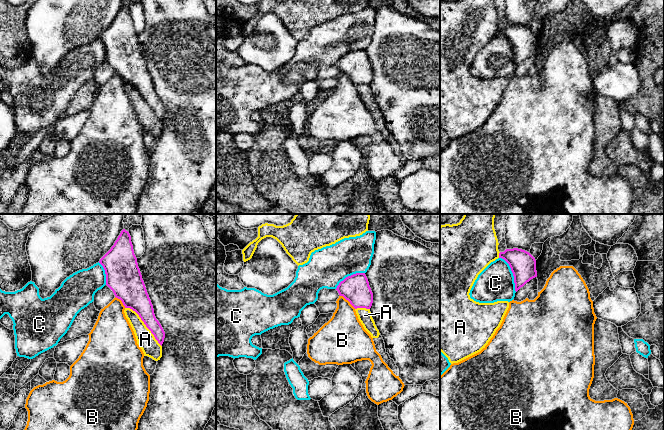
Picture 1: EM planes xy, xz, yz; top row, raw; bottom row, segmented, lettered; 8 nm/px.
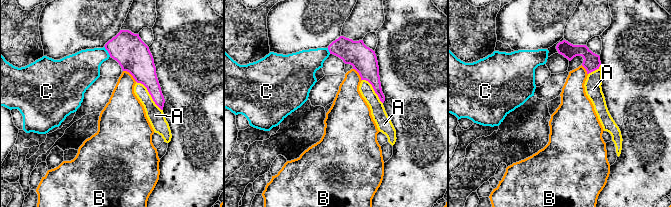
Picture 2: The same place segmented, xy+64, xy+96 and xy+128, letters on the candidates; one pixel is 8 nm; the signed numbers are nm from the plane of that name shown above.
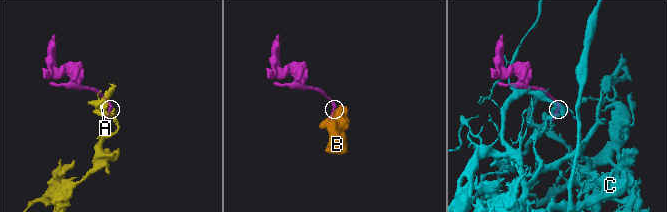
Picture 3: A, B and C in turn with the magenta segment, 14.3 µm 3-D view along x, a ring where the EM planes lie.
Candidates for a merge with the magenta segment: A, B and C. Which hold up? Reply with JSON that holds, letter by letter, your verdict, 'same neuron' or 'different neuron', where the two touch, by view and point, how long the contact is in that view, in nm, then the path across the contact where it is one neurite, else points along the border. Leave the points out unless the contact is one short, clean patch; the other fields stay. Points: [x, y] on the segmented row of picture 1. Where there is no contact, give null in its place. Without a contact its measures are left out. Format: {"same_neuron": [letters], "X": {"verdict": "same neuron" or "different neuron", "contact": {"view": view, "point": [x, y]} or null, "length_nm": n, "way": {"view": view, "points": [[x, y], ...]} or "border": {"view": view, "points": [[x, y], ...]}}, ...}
{"same_neuron": ["B"], "A": {"verdict": "different neuron", "contact": {"view": "xy", "point": [144, 323]}, "length_nm": 440}, "B": {"verdict": "same neuron", "contact": {"view": "xz", "point": [348, 300]}, "length_nm": 170}, "C": {"verdict": "different neuron", "contact": {"view": "yz", "point": [512, 272]}, "length_nm": 320}}

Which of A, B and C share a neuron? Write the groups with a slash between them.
A / B / C

